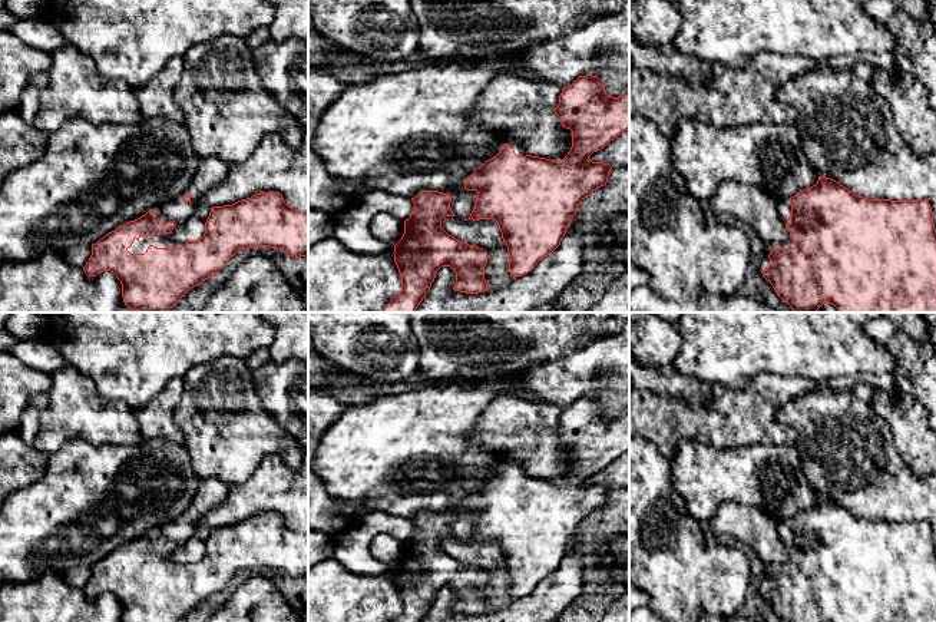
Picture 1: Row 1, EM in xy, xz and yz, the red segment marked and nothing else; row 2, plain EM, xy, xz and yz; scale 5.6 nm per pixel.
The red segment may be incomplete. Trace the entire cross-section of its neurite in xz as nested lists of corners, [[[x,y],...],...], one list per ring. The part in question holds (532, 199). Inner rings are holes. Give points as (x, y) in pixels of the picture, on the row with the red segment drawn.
[[[579,76],[562,89],[553,112],[562,126],[572,130],[572,148],[563,159],[532,156],[523,142],[509,139],[496,156],[464,181],[466,191],[479,192],[469,219],[497,222],[509,252],[510,277],[530,272],[540,259],[552,254],[560,245],[579,204],[608,182],[612,166],[592,162],[589,156],[629,129],[629,90],[612,97],[606,95],[598,76]]]

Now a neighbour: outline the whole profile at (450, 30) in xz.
[[[410,0],[420,30],[419,52],[430,62],[470,62],[484,56],[517,56],[530,44],[556,39],[575,26],[615,14],[629,0]]]

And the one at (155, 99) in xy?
[[[175,56],[151,82],[135,90],[143,118],[162,118],[169,122],[183,123],[183,110],[173,99],[173,90],[183,67],[183,57]]]

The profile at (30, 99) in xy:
[[[37,73],[22,95],[19,112],[22,119],[27,123],[33,123],[40,109],[40,92],[46,87],[46,77],[46,73]]]

